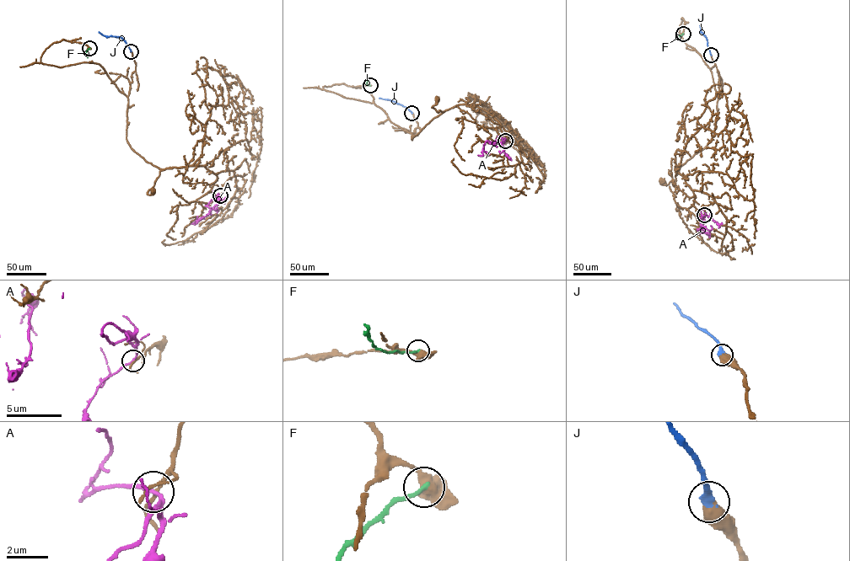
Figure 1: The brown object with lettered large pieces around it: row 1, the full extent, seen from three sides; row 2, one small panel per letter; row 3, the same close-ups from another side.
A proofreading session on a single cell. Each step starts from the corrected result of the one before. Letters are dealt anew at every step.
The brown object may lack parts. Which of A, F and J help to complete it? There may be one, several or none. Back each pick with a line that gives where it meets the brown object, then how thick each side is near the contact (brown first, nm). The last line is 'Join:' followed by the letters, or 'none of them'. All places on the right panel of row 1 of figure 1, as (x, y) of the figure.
J: (711, 55) | 550/340 nm
Join: J

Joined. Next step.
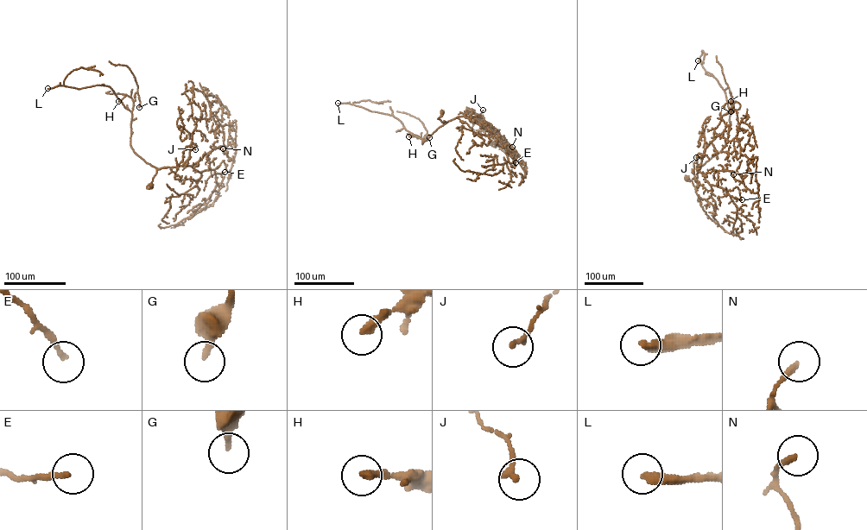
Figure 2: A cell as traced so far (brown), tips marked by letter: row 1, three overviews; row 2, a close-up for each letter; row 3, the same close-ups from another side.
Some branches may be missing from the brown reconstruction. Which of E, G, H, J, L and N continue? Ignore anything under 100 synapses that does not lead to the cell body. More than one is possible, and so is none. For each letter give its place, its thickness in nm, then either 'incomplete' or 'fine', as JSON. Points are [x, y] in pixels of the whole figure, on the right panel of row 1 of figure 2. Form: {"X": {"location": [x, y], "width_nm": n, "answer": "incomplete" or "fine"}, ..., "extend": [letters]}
{"E": {"location": [742, 199], "width_nm": 190, "answer": "fine"}, "G": {"location": [730, 111], "width_nm": 200, "answer": "fine"}, "H": {"location": [730, 101], "width_nm": 280, "answer": "fine"}, "J": {"location": [696, 157], "width_nm": 200, "answer": "fine"}, "L": {"location": [698, 60], "width_nm": 320, "answer": "incomplete"}, "N": {"location": [733, 174], "width_nm": 240, "answer": "fine"}, "extend": ["L"]}

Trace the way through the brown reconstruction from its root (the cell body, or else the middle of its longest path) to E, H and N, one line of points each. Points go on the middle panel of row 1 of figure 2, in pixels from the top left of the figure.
E: (442, 112), (438, 118), (443, 123), (462, 116), (480, 121), (503, 142), (515, 162)
H: (442, 112), (438, 118), (443, 123), (449, 121), (422, 144), (424, 139), (419, 136), (408, 136)
N: (442, 112), (438, 118), (443, 123), (466, 116), (489, 125), (512, 148), (516, 158), (517, 153), (512, 147)

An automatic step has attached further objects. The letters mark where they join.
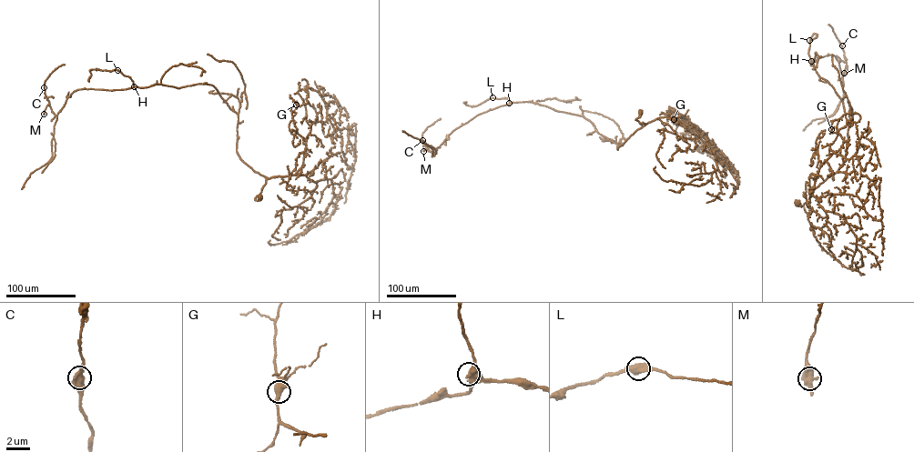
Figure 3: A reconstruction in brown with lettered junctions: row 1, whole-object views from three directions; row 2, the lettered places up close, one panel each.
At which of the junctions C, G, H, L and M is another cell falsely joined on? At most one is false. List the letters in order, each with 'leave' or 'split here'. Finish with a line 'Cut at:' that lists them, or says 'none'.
C: leave
G: leave
H: leave
L: leave
M: leave
Cut at: none

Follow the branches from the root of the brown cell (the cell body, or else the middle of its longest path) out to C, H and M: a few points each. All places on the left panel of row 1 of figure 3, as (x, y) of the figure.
C: (260, 197), (255, 199), (269, 178), (240, 157), (238, 115), (212, 85), (79, 89), (55, 115), (44, 87)
H: (260, 197), (255, 199), (269, 178), (240, 157), (238, 115), (214, 86), (134, 86)
M: (260, 197), (269, 178), (240, 157), (238, 115), (212, 85), (79, 89), (57, 115), (48, 105), (44, 114)

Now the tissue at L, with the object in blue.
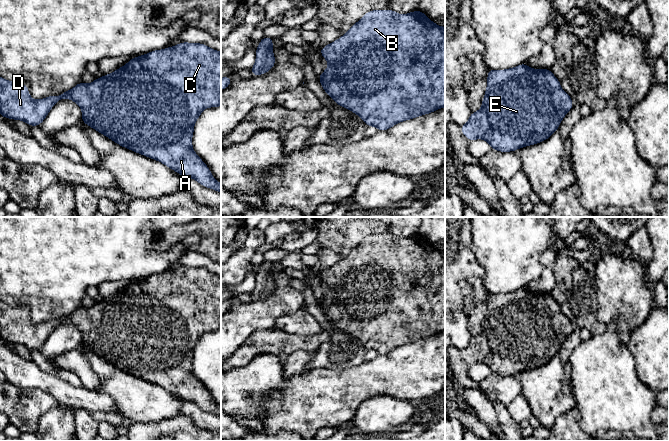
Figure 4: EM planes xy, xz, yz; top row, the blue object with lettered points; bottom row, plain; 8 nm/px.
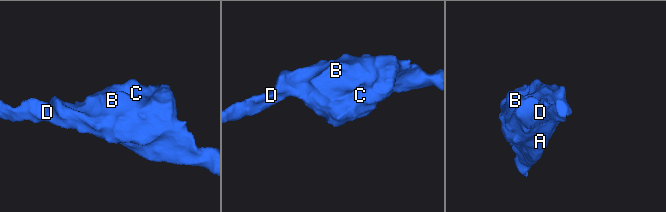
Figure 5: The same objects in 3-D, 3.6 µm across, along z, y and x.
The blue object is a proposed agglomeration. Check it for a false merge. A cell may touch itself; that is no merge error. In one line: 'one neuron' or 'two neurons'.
one neuron

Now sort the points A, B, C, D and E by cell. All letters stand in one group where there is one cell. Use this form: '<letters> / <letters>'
A B C D E

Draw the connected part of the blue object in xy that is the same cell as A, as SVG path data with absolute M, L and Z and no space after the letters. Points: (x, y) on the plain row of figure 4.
M182 266L176 270L168 271L162 274L151 275L146 279L141 279L138 281L131 282L131 284L122 290L121 292L115 294L111 298L104 299L101 302L96 302L91 308L84 308L79 306L73 313L63 316L58 320L48 320L44 323L34 324L30 321L28 316L28 310L26 308L21 308L18 306L8 305L0 301L0 339L5 342L10 342L13 344L21 344L27 347L30 350L39 350L43 344L48 339L51 332L60 324L60 323L71 323L79 329L82 334L82 345L87 348L89 351L92 351L99 357L105 359L109 363L113 364L115 367L119 368L122 371L135 375L136 377L142 378L151 383L155 383L177 397L181 398L183 401L189 401L196 404L202 410L208 411L215 415L221 417L221 408L217 406L202 383L198 381L192 372L192 360L194 356L194 348L199 342L200 338L205 332L218 331L221 330L221 276L216 275L207 269L201 267L188 267Z

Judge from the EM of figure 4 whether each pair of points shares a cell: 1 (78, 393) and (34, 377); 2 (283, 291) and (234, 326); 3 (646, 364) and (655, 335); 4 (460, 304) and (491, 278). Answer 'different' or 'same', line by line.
1: same
2: same
3: same
4: different

